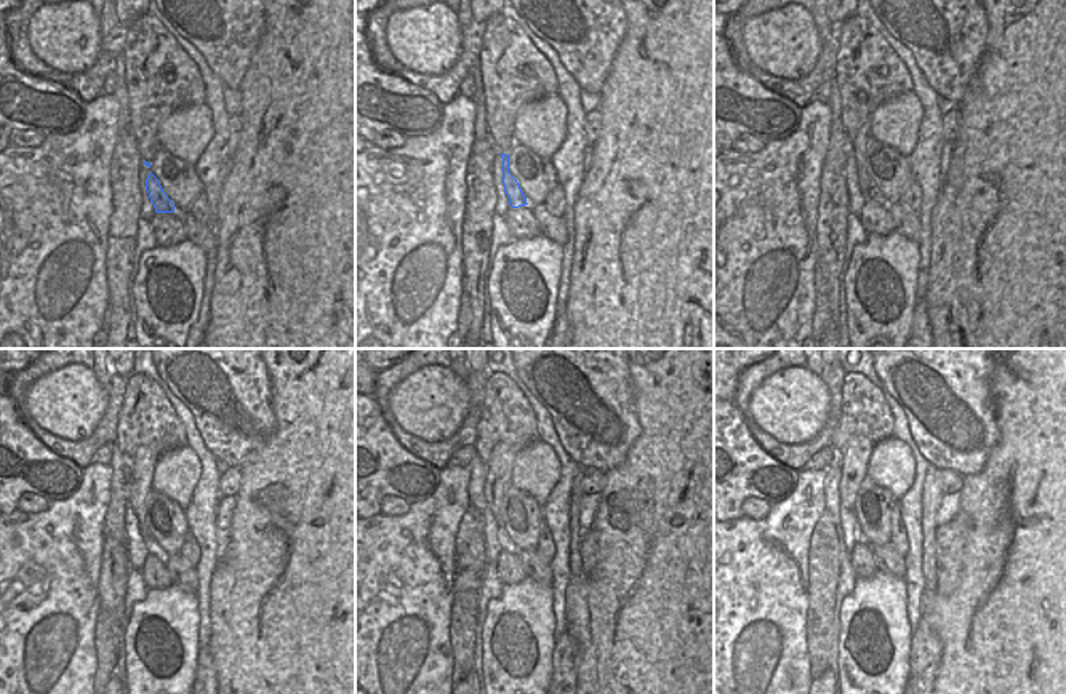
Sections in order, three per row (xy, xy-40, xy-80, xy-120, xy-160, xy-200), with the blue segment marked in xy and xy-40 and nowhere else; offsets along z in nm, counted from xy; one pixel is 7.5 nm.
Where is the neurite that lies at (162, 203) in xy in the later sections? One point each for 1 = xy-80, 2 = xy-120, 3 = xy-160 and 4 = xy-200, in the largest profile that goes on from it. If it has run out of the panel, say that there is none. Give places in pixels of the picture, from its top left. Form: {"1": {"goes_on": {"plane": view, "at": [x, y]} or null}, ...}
{"1": {"goes_on": {"plane": "xy-80", "at": [858, 143]}}, "2": {"goes_on": {"plane": "xy-120", "at": [144, 462]}}, "3": {"goes_on": {"plane": "xy-160", "at": [501, 459]}}, "4": {"goes_on": {"plane": "xy-200", "at": [853, 466]}}}

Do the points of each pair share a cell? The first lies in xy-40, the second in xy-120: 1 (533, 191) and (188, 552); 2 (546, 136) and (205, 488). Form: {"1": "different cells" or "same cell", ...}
{"1": "different cells", "2": "different cells"}

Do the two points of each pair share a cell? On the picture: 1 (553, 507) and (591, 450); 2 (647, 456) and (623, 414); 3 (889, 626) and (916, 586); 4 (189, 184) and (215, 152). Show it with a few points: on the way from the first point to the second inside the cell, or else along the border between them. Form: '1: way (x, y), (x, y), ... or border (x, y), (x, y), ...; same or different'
1: border (557, 435), (565, 453), (580, 467); different
2: border (636, 402), (641, 434), (628, 454), (613, 467); different
3: border (901, 578), (906, 587), (906, 619), (913, 629); different
4: border (194, 167), (204, 191); different

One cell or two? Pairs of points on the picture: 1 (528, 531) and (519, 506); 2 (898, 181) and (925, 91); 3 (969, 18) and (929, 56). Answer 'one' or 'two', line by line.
1: one
2: two
3: one

